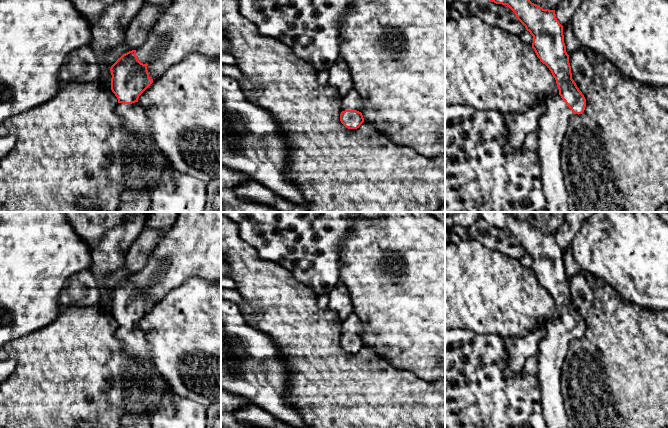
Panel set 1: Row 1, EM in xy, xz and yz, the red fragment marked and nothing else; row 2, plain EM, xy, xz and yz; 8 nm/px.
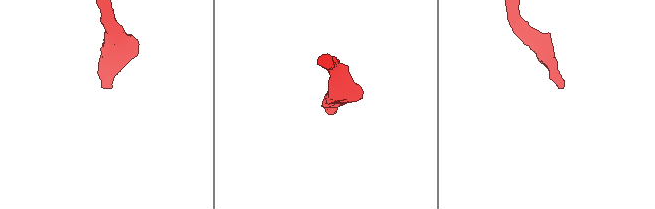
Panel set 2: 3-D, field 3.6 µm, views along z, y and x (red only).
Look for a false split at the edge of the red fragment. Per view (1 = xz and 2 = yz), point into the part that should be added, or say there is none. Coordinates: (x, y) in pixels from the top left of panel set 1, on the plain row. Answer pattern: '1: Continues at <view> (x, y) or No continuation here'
1: Continues at xz (352, 324)
2: Continues at yz (552, 350)

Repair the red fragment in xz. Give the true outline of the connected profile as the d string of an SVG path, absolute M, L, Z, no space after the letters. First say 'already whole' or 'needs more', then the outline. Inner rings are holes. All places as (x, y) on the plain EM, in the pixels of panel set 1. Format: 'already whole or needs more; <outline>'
needs more; M353 312L341 322L341 347L348 353L357 353L364 346L362 336L365 325L360 317Z

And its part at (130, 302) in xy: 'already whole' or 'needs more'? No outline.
needs more

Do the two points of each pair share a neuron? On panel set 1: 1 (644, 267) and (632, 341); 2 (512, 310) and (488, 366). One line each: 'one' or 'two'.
1: two
2: two

